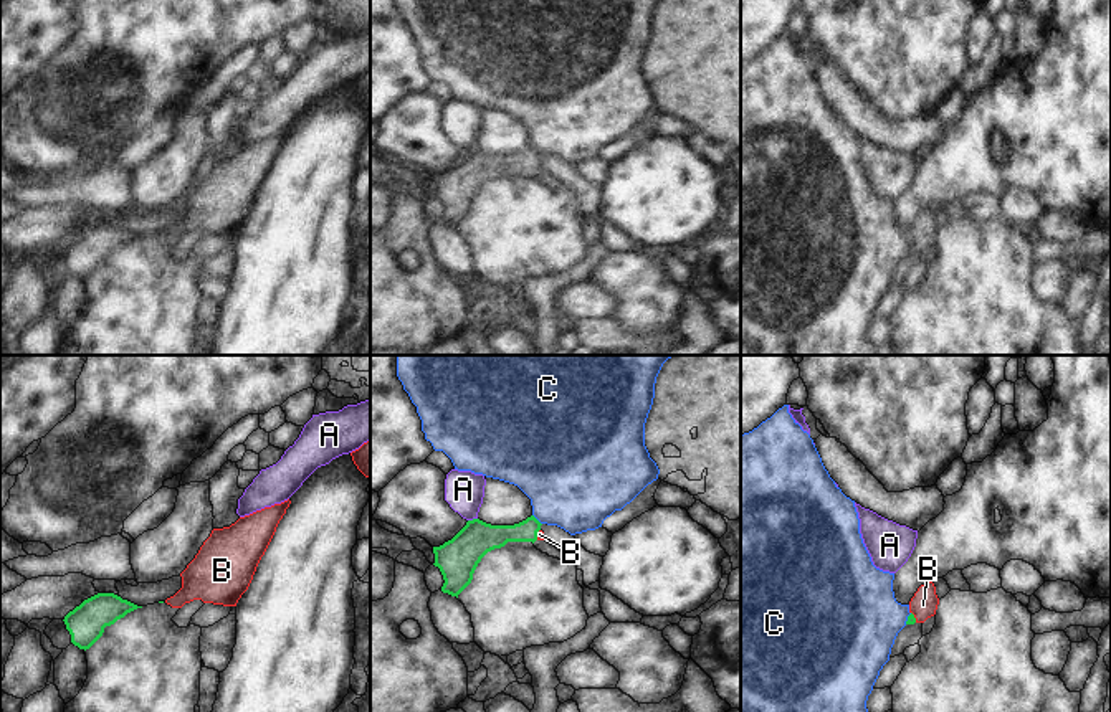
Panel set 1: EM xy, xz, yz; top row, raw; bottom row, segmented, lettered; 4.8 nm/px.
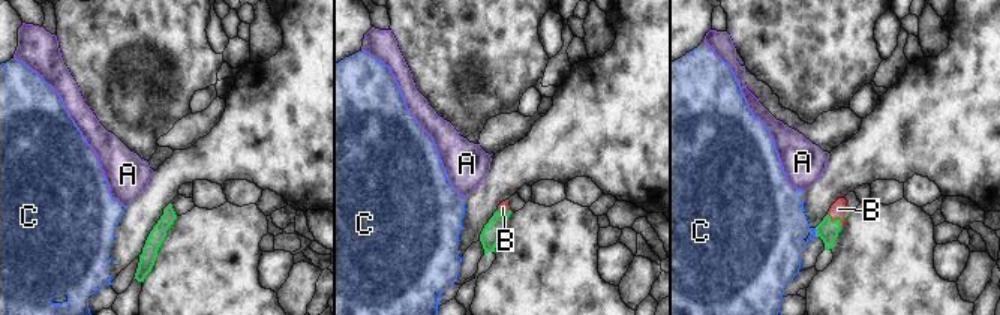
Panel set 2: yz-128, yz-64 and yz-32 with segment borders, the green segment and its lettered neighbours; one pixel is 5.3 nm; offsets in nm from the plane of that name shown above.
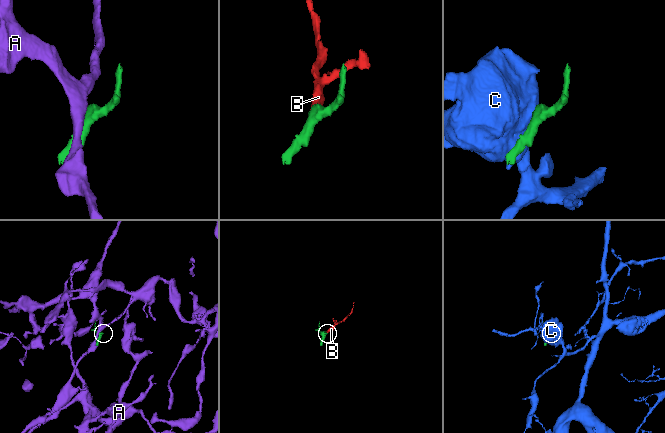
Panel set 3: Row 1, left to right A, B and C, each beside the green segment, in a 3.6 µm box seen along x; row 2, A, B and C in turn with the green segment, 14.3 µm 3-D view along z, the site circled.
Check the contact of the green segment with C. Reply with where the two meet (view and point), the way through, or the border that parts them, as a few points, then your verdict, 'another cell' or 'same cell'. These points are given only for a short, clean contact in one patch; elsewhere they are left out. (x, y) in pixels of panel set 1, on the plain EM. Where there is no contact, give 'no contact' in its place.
xz (536, 149) | along xz (533, 144), (541, 154) | another cell

